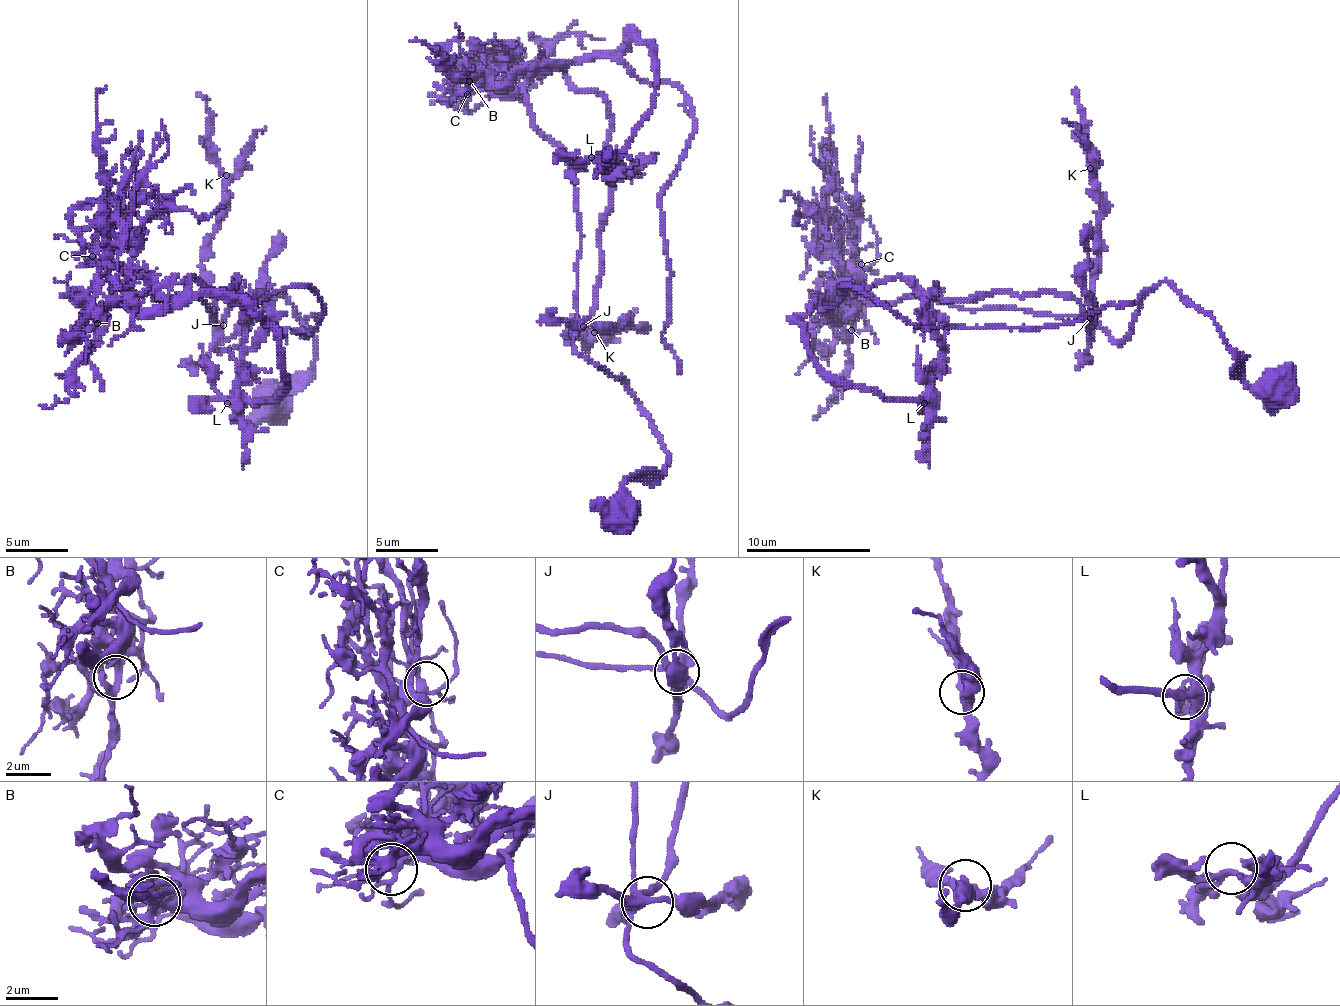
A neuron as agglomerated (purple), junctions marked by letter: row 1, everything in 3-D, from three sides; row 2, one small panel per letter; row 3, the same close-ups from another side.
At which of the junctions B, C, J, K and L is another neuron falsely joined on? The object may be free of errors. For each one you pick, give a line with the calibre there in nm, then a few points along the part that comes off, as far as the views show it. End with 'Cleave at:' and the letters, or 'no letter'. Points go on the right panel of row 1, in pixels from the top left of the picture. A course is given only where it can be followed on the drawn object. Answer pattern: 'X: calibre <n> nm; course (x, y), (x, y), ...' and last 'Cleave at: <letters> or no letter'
B: calibre 300 nm; course (852, 329), (850, 312), (819, 305), (831, 307), (841, 287), (922, 327), (1057, 327), (1132, 302)
Cleave at: B

